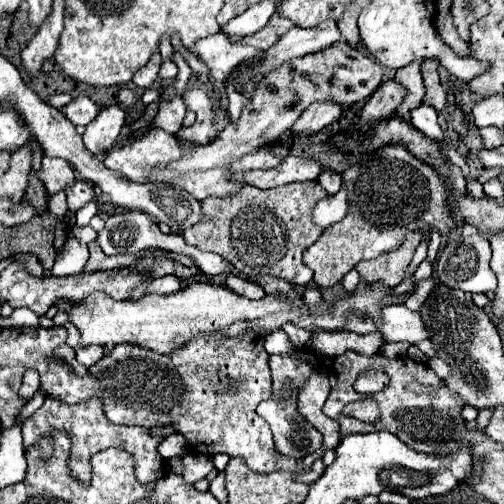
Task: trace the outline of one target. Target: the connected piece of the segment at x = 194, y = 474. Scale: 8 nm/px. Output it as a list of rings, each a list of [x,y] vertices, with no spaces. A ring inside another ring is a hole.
[[[188,452],[184,458],[184,472],[182,472],[182,478],[188,482],[188,484],[194,484],[202,478],[206,478],[206,474],[210,470],[214,470],[214,462],[210,456],[200,456],[198,452]]]

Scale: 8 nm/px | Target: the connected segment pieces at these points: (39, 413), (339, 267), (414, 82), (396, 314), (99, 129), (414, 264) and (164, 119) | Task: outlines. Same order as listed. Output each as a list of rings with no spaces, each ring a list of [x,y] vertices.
[[[46,398],[44,404],[22,422],[22,438],[24,438],[24,448],[30,448],[32,444],[40,444],[44,456],[48,456],[48,432],[50,430],[66,430],[72,438],[72,454],[70,454],[70,470],[72,476],[76,476],[80,482],[88,482],[90,480],[90,456],[116,446],[120,450],[126,450],[130,454],[134,454],[134,462],[136,462],[136,478],[140,482],[154,482],[160,476],[166,474],[166,462],[164,458],[160,458],[160,454],[156,452],[156,444],[160,444],[160,438],[154,438],[148,434],[146,428],[140,426],[116,426],[112,424],[102,408],[100,408],[100,400],[86,400],[80,404],[64,404],[60,400],[52,400]]]
[[[384,146],[370,158],[348,168],[342,178],[348,188],[348,214],[324,230],[304,252],[304,264],[314,272],[314,282],[320,288],[338,284],[360,260],[378,258],[382,252],[396,250],[408,232],[420,232],[428,238],[432,228],[440,230],[440,234],[448,234],[454,228],[450,208],[446,208],[446,182],[432,166],[414,160],[404,146]]]
[[[418,60],[418,62],[412,62],[412,64],[396,70],[396,80],[400,80],[400,84],[404,84],[408,88],[408,96],[404,98],[400,108],[396,108],[396,114],[406,122],[410,122],[410,110],[420,106],[422,98],[426,94],[424,82],[422,82],[422,76],[420,76],[420,64],[422,62]]]
[[[404,304],[388,306],[382,312],[382,326],[376,328],[386,342],[408,342],[418,344],[428,338],[420,312],[408,310]]]
[[[120,106],[104,108],[88,126],[82,136],[84,146],[92,154],[102,154],[116,144],[116,138],[124,126],[124,112]]]
[[[429,240],[422,241],[416,249],[416,252],[413,256],[412,262],[409,264],[408,269],[406,270],[406,274],[404,276],[404,280],[409,278],[414,274],[416,268],[418,268],[419,264],[426,259],[427,251],[428,251]]]
[[[174,94],[170,100],[164,100],[160,102],[160,110],[156,114],[156,118],[152,120],[150,126],[146,128],[140,128],[136,132],[132,132],[130,140],[136,140],[136,138],[142,138],[144,134],[148,134],[150,130],[154,128],[162,128],[170,134],[176,134],[182,126],[182,120],[184,120],[184,114],[186,114],[186,106],[184,106],[184,100],[180,94]]]

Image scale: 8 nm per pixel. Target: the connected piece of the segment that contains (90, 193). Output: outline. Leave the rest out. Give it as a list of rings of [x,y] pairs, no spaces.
[[[74,178],[74,182],[68,186],[66,190],[66,196],[68,196],[68,210],[70,212],[76,212],[78,208],[82,208],[88,200],[94,198],[94,188],[82,180],[82,178]]]

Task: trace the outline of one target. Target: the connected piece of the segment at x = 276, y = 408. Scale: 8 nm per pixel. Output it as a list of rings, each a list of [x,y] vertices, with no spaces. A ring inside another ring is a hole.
[[[296,396],[260,402],[256,414],[270,424],[276,450],[284,456],[302,460],[322,446],[322,434],[296,412]]]

